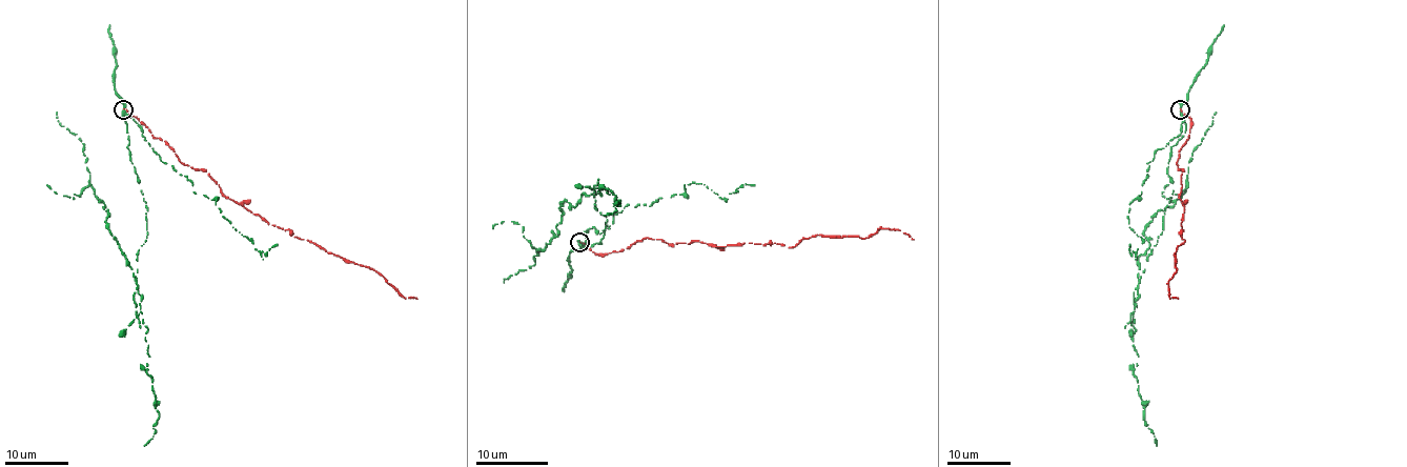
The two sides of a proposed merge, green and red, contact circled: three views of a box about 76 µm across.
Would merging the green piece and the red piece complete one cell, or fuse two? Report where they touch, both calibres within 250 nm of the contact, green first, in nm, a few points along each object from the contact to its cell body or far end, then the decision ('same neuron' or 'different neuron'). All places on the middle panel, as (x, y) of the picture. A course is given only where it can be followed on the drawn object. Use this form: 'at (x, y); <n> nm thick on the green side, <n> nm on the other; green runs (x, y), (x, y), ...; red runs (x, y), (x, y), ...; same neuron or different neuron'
at (579, 242); 190 nm thick on the green side, 70 nm on the other; green runs (579, 242), (607, 224), (594, 196), (565, 201), (557, 236), (504, 282); red runs (579, 242), (595, 254), (648, 237), (790, 247), (817, 236), (865, 239), (879, 228), (914, 239); different neuron

